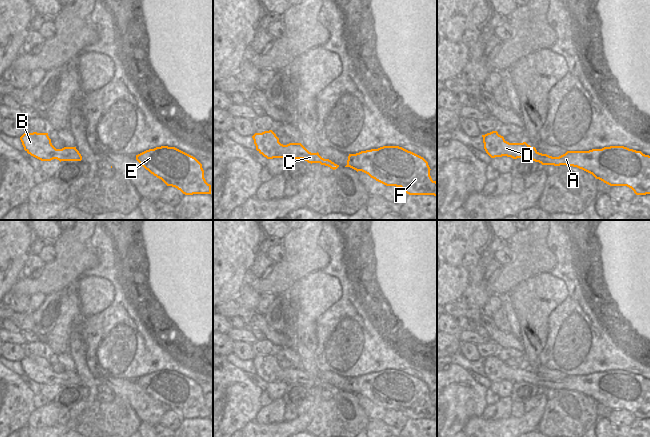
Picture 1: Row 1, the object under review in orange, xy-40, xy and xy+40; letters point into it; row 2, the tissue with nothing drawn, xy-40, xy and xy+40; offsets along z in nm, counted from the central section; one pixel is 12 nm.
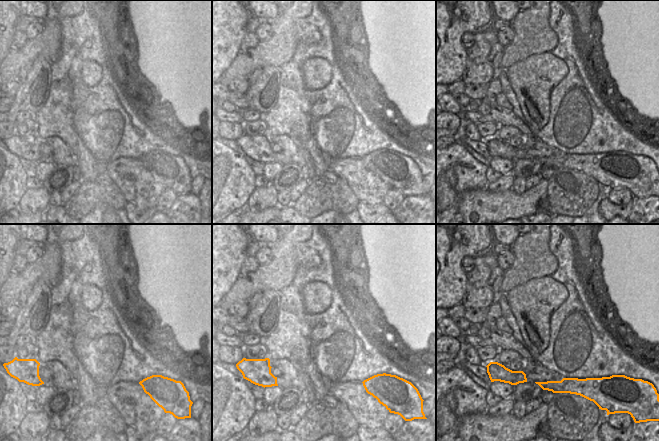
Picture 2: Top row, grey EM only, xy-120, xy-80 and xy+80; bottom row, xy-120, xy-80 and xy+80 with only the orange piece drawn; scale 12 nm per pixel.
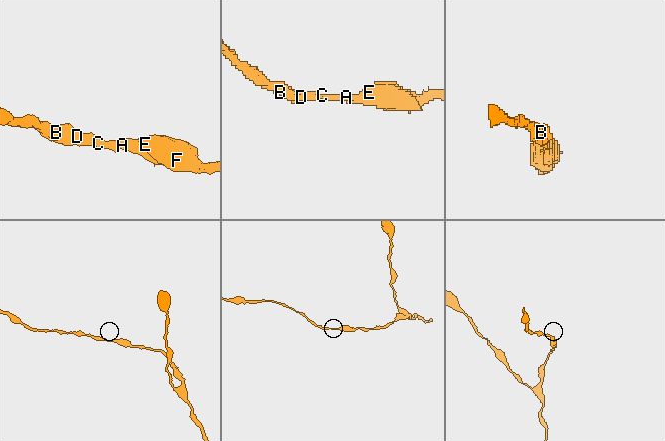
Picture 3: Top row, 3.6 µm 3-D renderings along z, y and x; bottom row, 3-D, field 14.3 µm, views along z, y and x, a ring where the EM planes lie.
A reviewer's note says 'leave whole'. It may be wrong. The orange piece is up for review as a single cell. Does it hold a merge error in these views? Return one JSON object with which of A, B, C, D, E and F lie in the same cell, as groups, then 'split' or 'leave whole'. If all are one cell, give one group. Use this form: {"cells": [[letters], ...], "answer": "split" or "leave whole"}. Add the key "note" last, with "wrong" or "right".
{"cells": [["A", "B", "C", "D", "E", "F"]], "answer": "leave whole", "note": "right"}

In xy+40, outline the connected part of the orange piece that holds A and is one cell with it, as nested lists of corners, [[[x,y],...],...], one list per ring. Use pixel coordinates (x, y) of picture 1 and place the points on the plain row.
[[[497,355],[487,357],[482,359],[482,361],[484,373],[491,382],[502,380],[513,383],[528,382],[542,389],[573,390],[592,398],[596,403],[610,410],[627,410],[636,419],[650,418],[650,380],[643,378],[641,375],[629,373],[624,370],[610,370],[589,375],[567,375],[559,381],[552,381],[539,377],[535,371],[531,371],[526,366],[509,367]]]

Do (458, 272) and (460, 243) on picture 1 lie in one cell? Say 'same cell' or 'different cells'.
same cell

